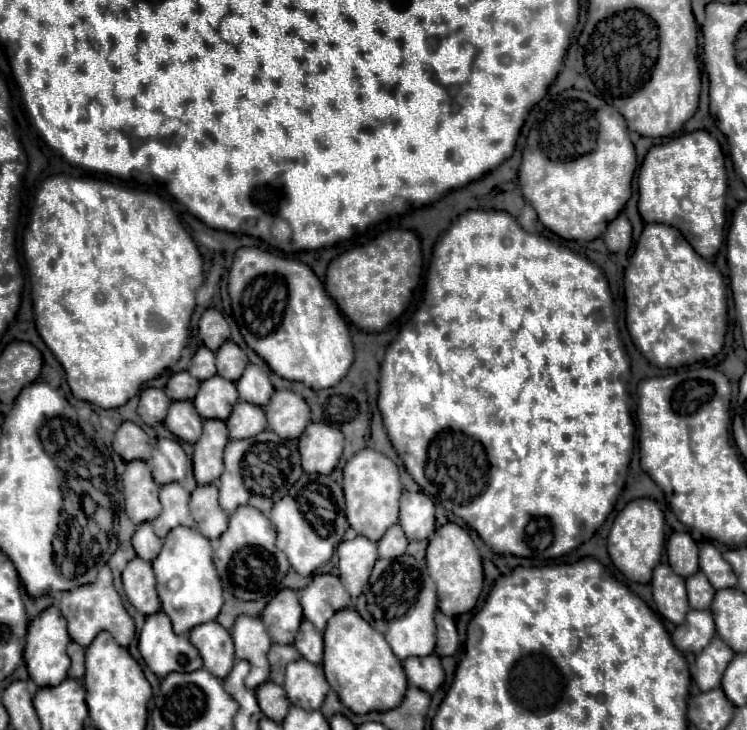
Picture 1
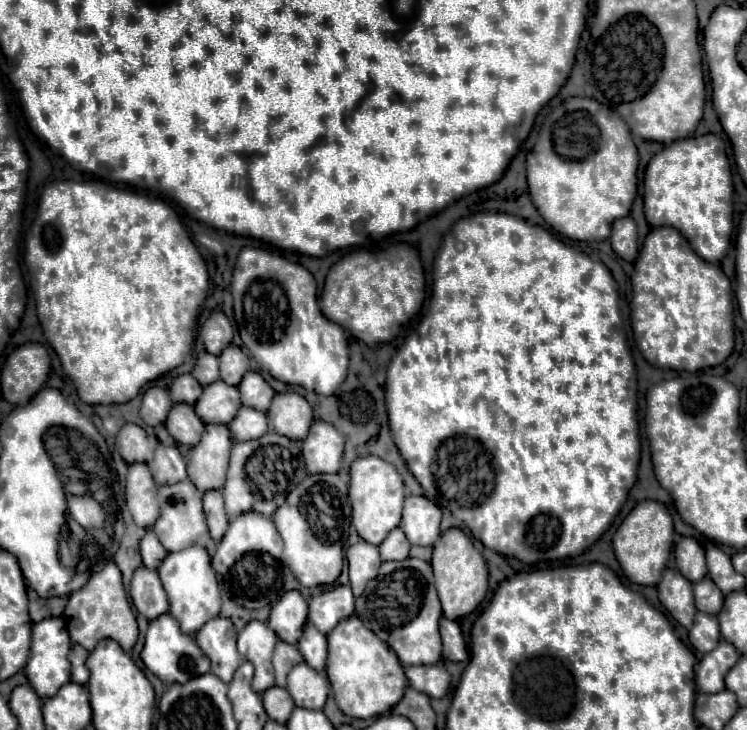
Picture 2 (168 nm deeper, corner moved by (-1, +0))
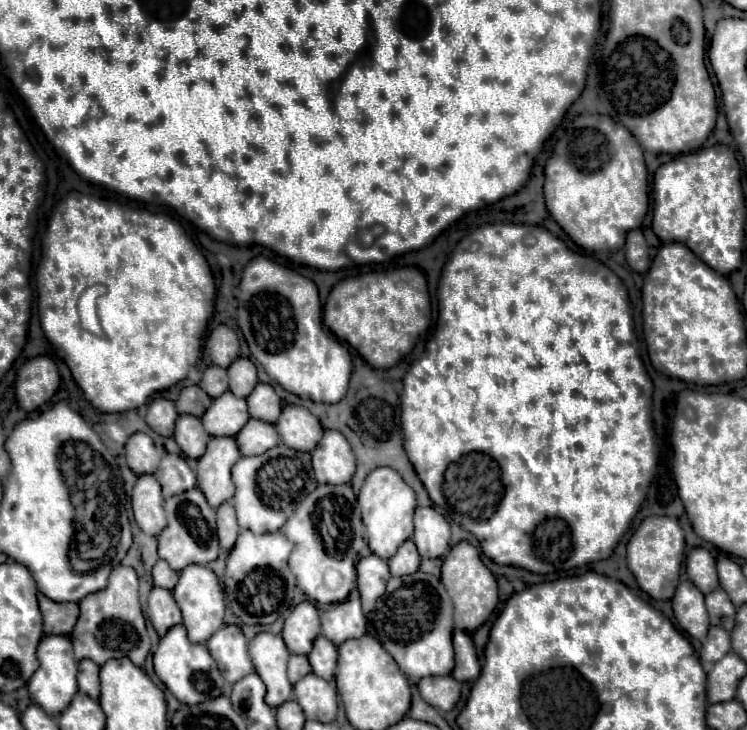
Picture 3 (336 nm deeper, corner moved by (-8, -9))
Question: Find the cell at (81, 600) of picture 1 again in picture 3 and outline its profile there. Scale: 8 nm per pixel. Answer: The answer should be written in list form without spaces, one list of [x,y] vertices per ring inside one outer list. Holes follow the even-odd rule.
[[[114,567],[106,589],[96,591],[80,601],[80,617],[70,639],[76,661],[92,659],[96,665],[104,665],[108,659],[128,657],[134,665],[144,665],[152,643],[138,601],[138,575],[132,567]]]

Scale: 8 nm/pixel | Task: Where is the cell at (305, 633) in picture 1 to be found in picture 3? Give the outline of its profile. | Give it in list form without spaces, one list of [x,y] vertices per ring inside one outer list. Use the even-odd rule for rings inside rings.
[[[320,635],[320,637],[316,639],[316,643],[314,643],[314,649],[308,653],[312,671],[314,671],[316,675],[320,675],[322,679],[332,681],[332,679],[334,679],[334,671],[336,671],[336,655],[338,655],[336,645],[330,643],[328,639],[324,639],[324,637]]]

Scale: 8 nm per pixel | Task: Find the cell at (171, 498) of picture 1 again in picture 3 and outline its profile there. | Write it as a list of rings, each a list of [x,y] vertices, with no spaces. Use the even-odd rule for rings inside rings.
[[[198,487],[166,499],[164,511],[168,517],[168,525],[158,535],[158,555],[160,559],[168,561],[174,571],[182,571],[188,565],[208,565],[218,557],[220,547],[216,535],[216,511],[208,507],[208,501]]]

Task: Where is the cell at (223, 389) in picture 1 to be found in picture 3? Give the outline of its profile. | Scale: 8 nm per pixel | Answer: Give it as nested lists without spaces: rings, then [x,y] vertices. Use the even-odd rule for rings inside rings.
[[[226,391],[212,401],[212,407],[204,413],[202,423],[212,437],[236,437],[248,419],[246,399],[238,399]]]

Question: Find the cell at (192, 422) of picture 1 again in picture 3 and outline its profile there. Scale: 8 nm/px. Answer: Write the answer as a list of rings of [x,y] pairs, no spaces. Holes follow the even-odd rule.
[[[180,415],[176,421],[174,439],[186,457],[200,459],[200,455],[204,455],[206,451],[210,435],[204,431],[200,419],[192,415]]]

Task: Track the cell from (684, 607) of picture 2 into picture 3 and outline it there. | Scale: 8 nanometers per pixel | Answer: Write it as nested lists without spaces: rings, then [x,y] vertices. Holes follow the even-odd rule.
[[[682,581],[672,597],[672,609],[678,625],[698,641],[704,641],[708,635],[708,613],[704,607],[704,595],[692,581]]]

